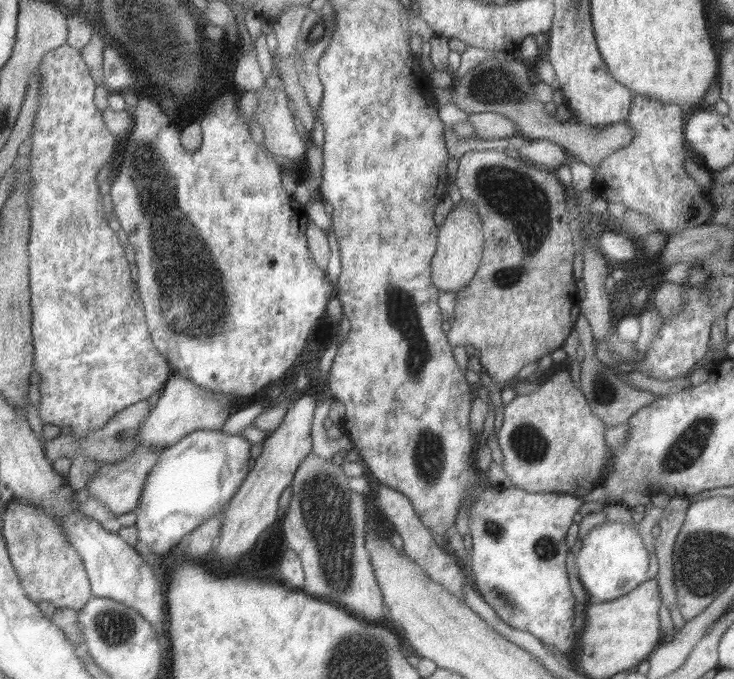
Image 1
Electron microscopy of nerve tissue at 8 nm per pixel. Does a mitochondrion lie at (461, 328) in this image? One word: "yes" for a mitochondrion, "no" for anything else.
no

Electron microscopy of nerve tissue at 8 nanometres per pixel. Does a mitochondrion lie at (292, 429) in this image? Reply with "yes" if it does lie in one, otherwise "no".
no

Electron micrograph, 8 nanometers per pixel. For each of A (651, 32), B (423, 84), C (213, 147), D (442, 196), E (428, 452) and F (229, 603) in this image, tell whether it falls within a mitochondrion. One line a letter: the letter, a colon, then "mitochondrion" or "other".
A: other
B: other
C: other
D: other
E: mitochondrion
F: other

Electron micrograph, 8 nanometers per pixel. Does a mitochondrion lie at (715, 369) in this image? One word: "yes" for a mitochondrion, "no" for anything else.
no

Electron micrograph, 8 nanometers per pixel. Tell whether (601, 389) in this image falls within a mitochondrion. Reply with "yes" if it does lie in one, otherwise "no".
yes

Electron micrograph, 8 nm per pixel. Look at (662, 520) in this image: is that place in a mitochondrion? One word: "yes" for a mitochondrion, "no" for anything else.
no

